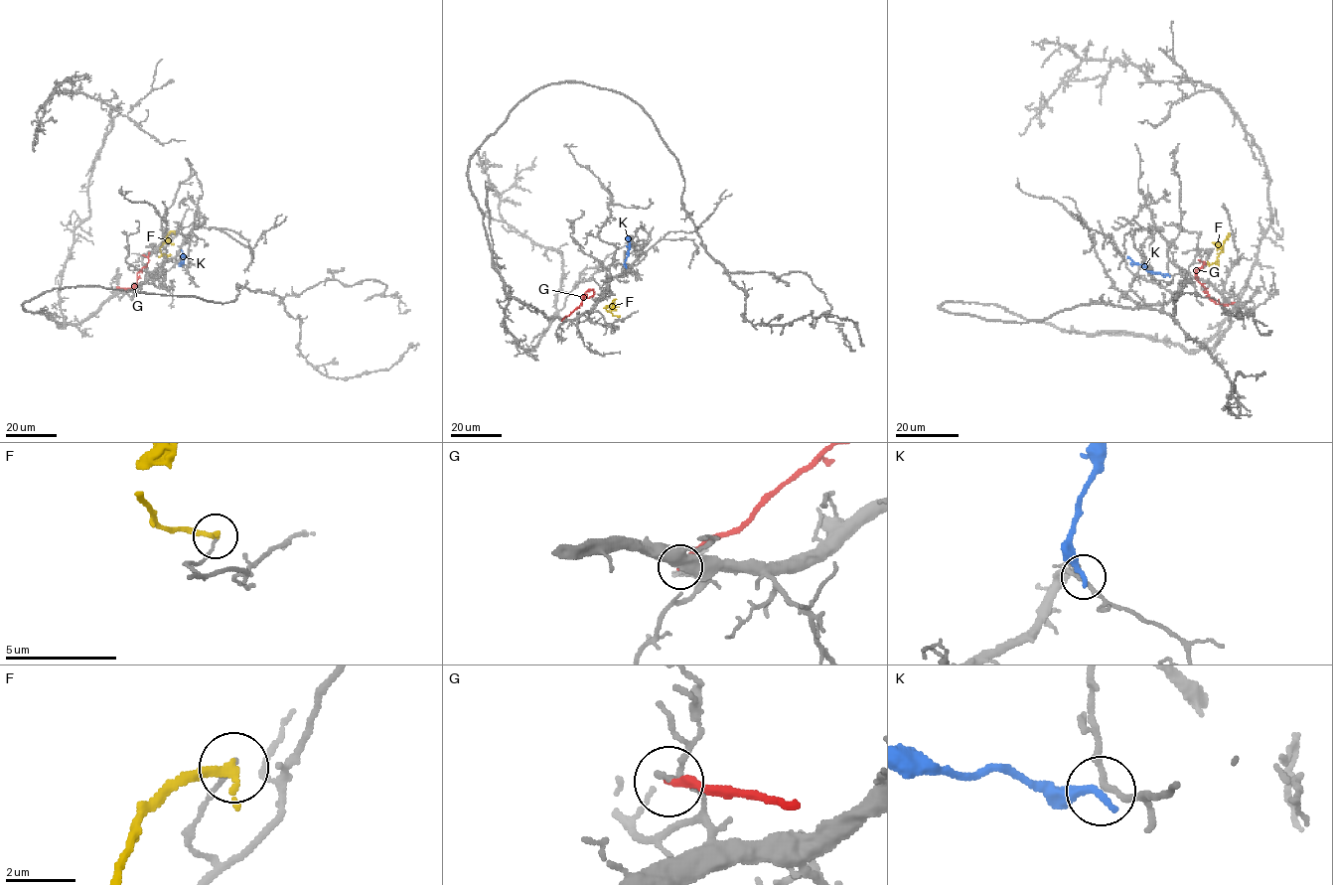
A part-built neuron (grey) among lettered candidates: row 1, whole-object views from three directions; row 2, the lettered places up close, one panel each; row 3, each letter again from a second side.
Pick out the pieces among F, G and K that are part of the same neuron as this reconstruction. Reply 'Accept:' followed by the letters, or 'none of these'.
Accept: none of these

